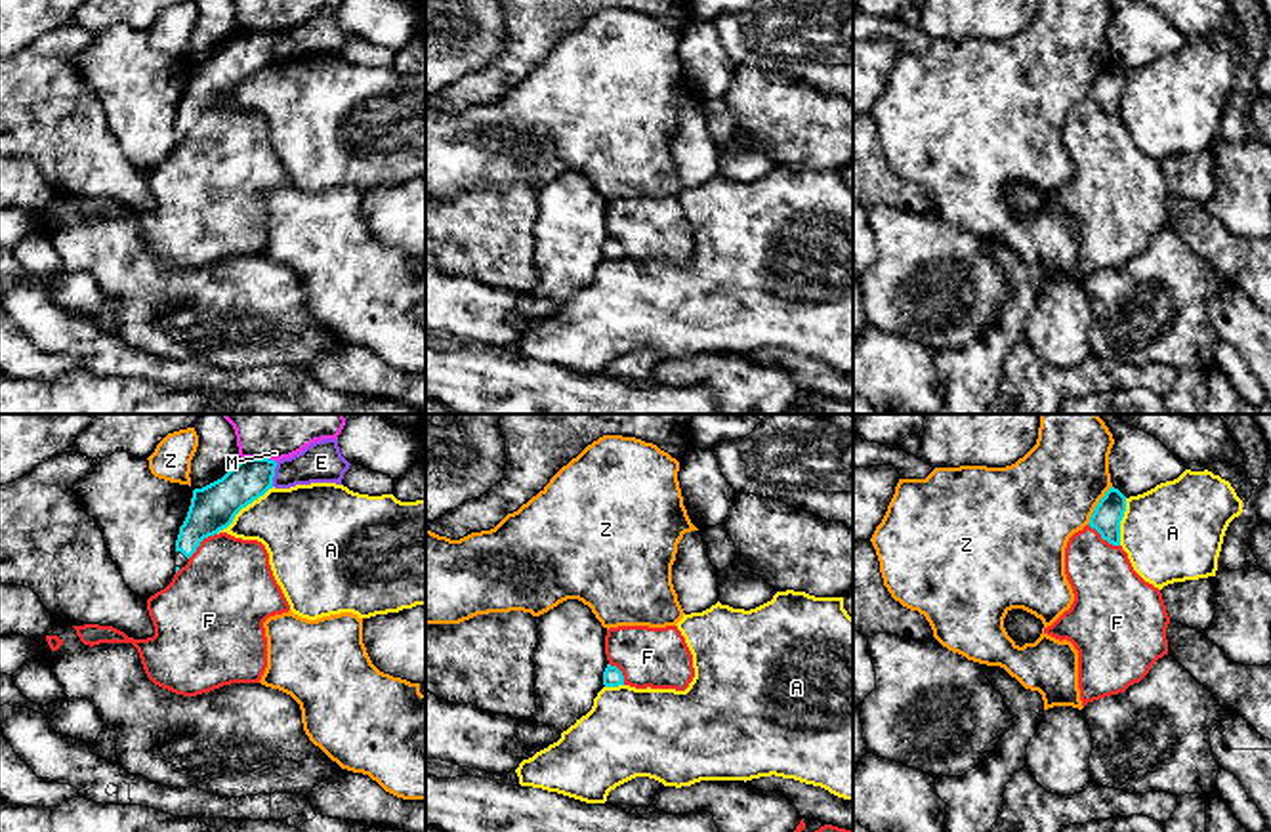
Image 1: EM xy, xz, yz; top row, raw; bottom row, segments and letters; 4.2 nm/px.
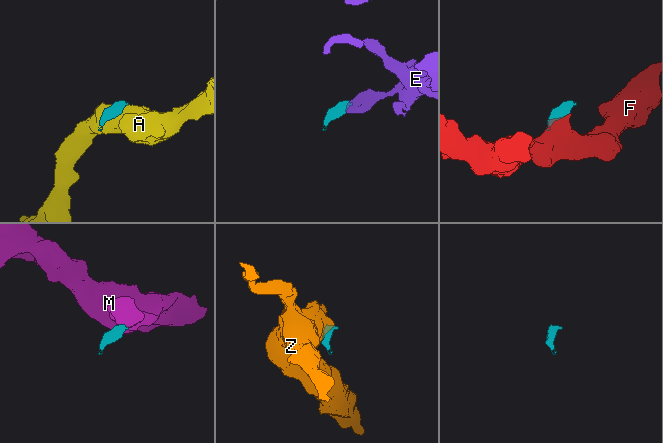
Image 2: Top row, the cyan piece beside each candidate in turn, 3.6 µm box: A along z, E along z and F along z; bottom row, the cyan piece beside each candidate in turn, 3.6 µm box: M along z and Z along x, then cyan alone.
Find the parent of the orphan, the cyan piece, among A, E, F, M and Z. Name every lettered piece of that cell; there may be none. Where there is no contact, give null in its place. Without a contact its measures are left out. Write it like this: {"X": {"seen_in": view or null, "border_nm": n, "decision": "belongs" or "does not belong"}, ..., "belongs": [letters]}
{"A": {"seen_in": "xy", "border_nm": 320, "decision": "does not belong"}, "E": {"seen_in": "xy", "border_nm": 110, "decision": "does not belong"}, "F": {"seen_in": "yz", "border_nm": 170, "decision": "does not belong"}, "M": {"seen_in": "xy", "border_nm": 150, "decision": "does not belong"}, "Z": {"seen_in": "yz", "border_nm": 200, "decision": "does not belong"}, "belongs": []}

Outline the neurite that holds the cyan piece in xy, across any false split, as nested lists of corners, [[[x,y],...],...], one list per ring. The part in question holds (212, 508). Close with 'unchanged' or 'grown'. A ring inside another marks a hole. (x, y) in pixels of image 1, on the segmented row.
[[[240,458],[221,479],[193,490],[176,540],[176,567],[185,567],[200,542],[227,529],[235,515],[273,489],[277,462]]]; grown

